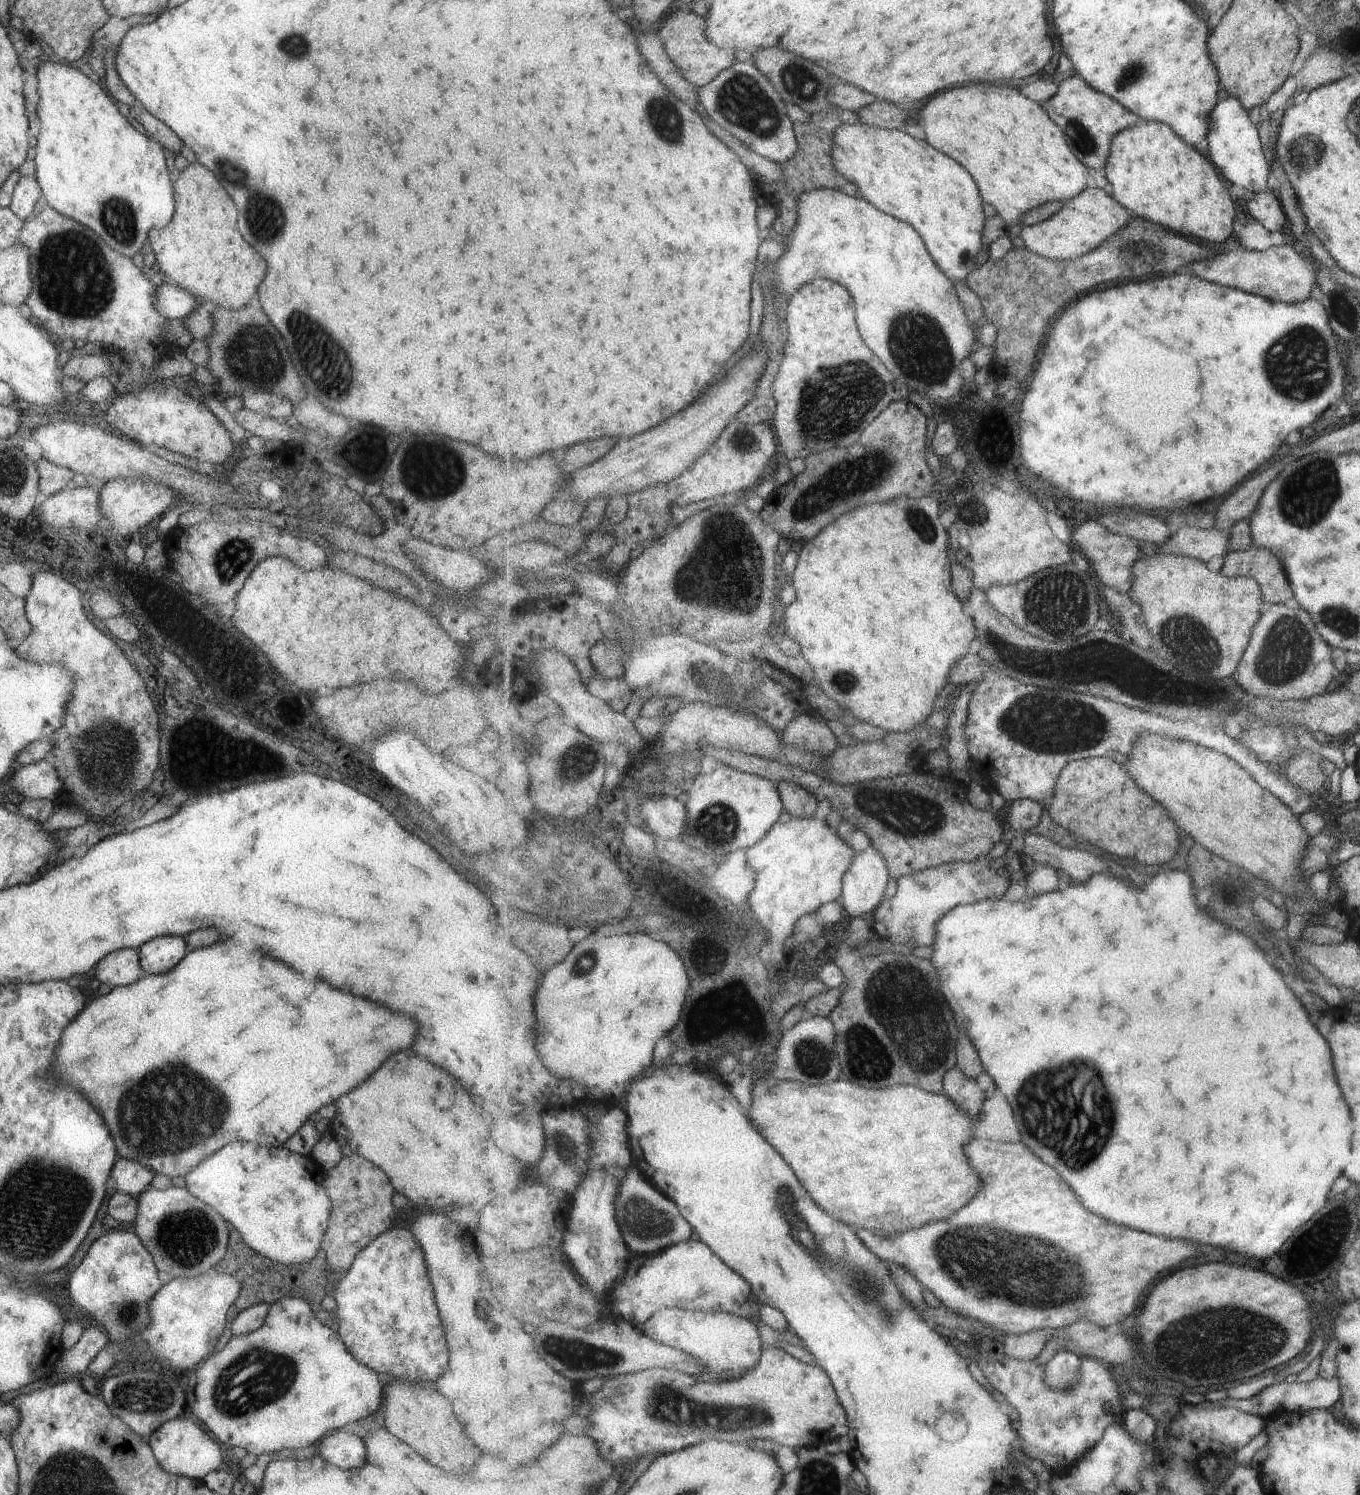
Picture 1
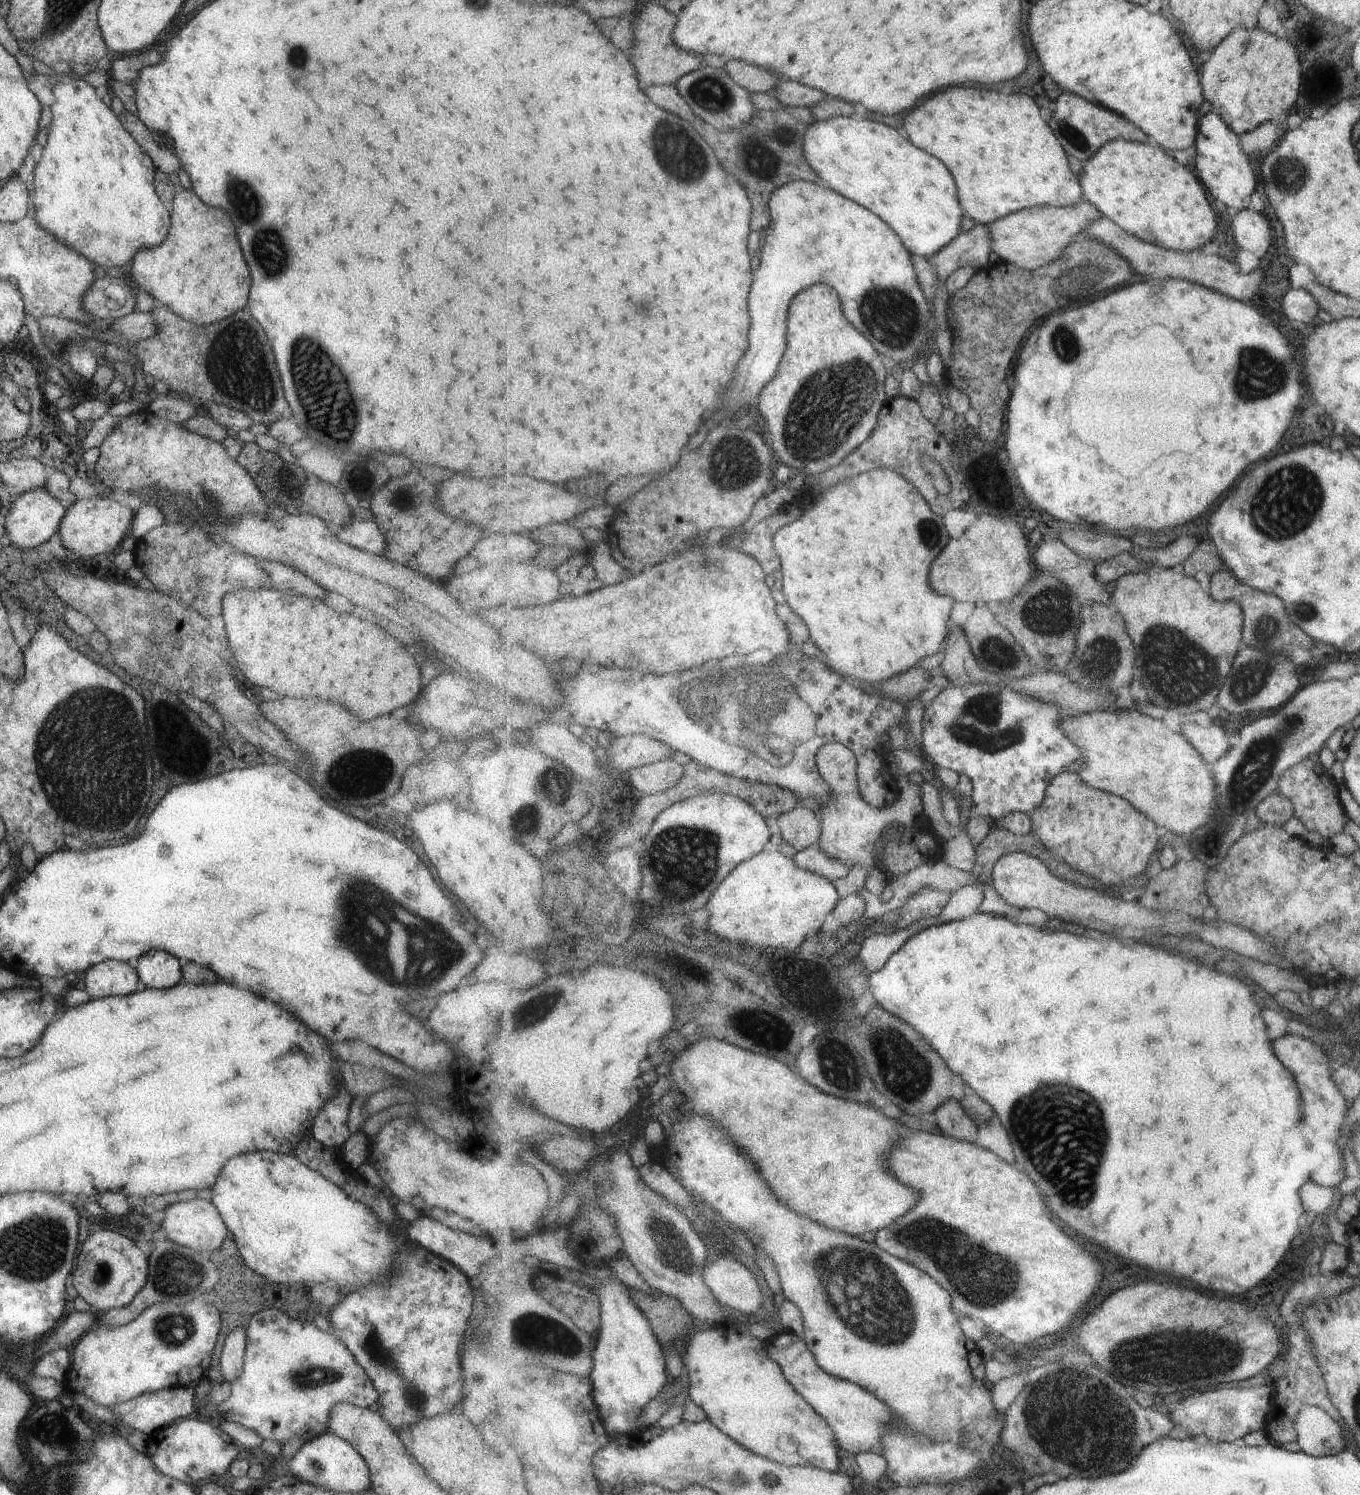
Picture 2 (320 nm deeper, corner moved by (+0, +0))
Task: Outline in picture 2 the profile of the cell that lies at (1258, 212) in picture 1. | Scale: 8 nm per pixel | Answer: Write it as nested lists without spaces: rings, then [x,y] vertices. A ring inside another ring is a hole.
[[[1250,209],[1239,211],[1232,219],[1232,236],[1236,244],[1256,258],[1267,256],[1273,244],[1273,230],[1267,216]]]

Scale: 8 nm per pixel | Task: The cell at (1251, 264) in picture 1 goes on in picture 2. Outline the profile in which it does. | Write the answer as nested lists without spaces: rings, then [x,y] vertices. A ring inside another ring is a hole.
[[[1103,217],[1093,224],[1089,224],[1089,228],[1085,230],[1091,238],[1097,238],[1101,242],[1105,242],[1107,246],[1111,246],[1115,252],[1119,252],[1121,256],[1125,256],[1125,260],[1129,260],[1129,264],[1143,276],[1153,276],[1153,278],[1187,278],[1191,282],[1201,284],[1202,286],[1217,290],[1222,294],[1226,294],[1239,301],[1255,302],[1251,300],[1253,294],[1259,290],[1261,282],[1263,282],[1263,272],[1256,268],[1248,274],[1241,274],[1236,261],[1228,260],[1218,255],[1204,256],[1200,249],[1190,252],[1182,252],[1170,250],[1165,246],[1153,246],[1143,242],[1141,238],[1125,232],[1117,222],[1113,222],[1109,218]]]

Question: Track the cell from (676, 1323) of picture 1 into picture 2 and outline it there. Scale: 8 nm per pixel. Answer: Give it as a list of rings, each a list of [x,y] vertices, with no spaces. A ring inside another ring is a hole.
[[[728,1314],[724,1320],[715,1323],[693,1318],[693,1328],[681,1357],[683,1375],[688,1378],[689,1384],[686,1396],[701,1406],[708,1419],[740,1446],[787,1467],[813,1467],[831,1473],[842,1471],[841,1457],[844,1452],[839,1450],[835,1432],[829,1428],[825,1418],[819,1416],[815,1408],[784,1378],[781,1366],[769,1357],[767,1342],[753,1336],[750,1326],[740,1324]]]

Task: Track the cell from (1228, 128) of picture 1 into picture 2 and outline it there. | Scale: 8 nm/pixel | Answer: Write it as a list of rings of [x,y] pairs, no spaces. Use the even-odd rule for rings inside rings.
[[[1210,113],[1200,118],[1199,135],[1196,142],[1196,176],[1217,202],[1222,202],[1228,208],[1235,208],[1238,212],[1249,209],[1257,180],[1249,165],[1251,156],[1243,150],[1240,136],[1221,116]]]

